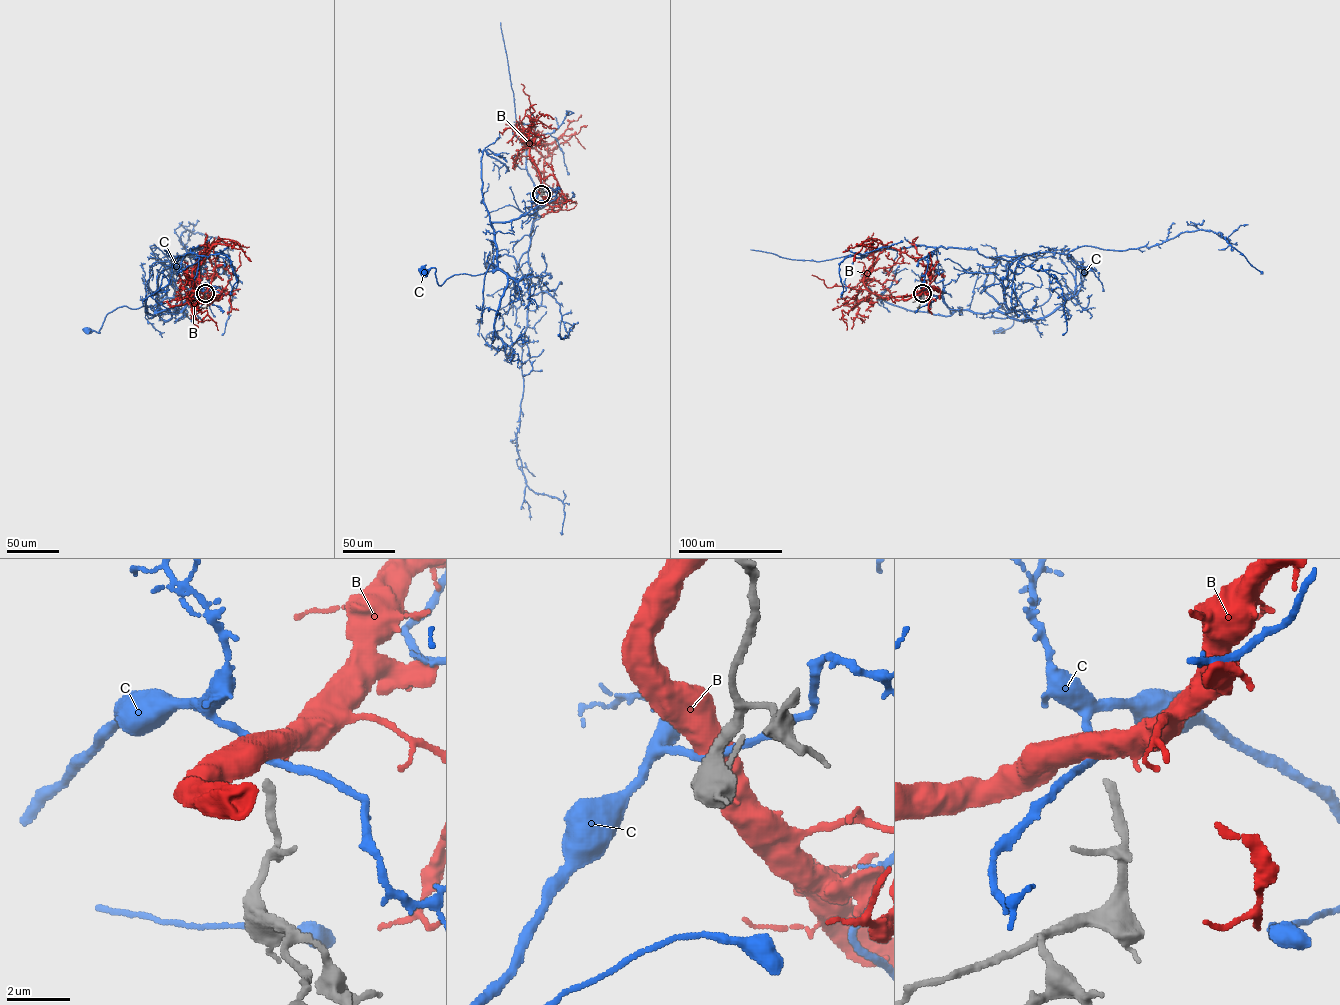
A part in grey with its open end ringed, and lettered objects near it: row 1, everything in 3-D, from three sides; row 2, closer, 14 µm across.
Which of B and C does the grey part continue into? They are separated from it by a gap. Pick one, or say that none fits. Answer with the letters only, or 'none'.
none

